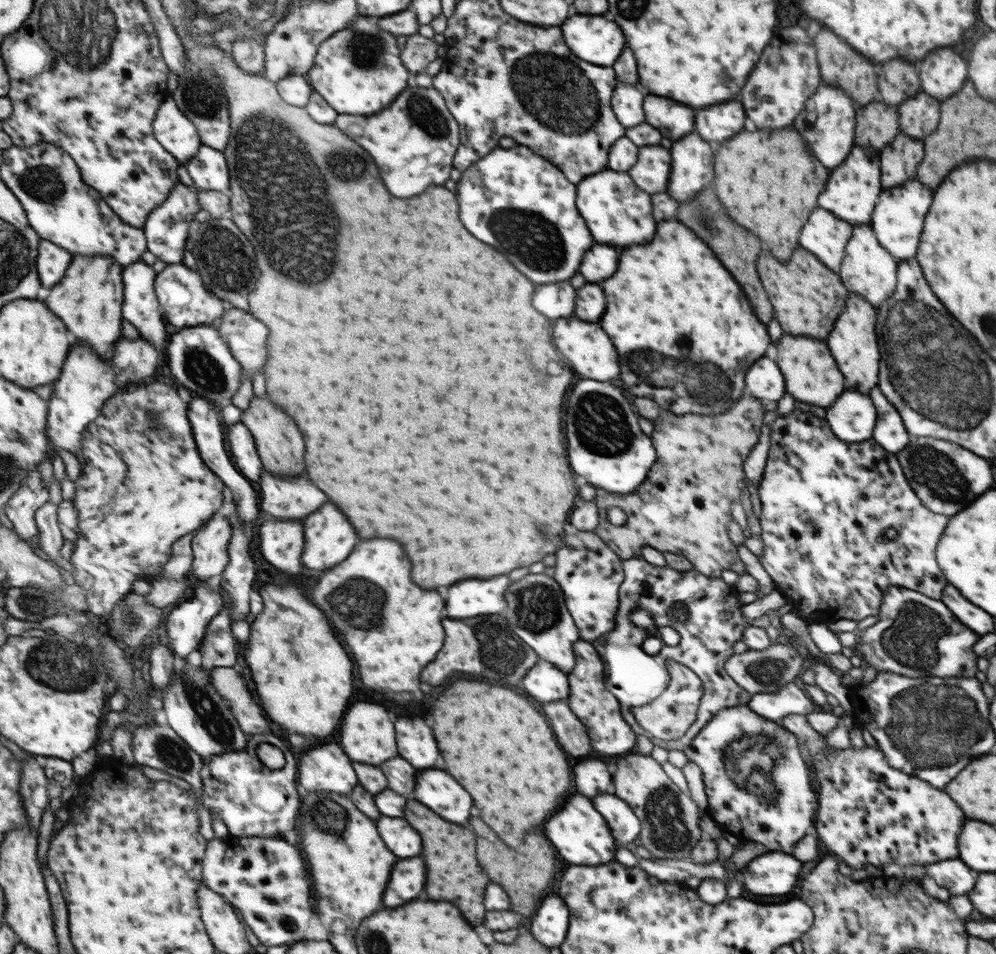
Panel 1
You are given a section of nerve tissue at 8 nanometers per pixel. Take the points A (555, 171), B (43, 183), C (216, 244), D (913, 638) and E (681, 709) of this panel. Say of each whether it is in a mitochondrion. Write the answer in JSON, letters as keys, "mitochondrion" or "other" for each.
{"A":"other","B":"mitochondrion","C":"mitochondrion","D":"mitochondrion","E":"other"}

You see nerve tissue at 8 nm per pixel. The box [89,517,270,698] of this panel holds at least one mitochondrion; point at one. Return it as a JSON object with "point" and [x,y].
{"point":[132,618]}

